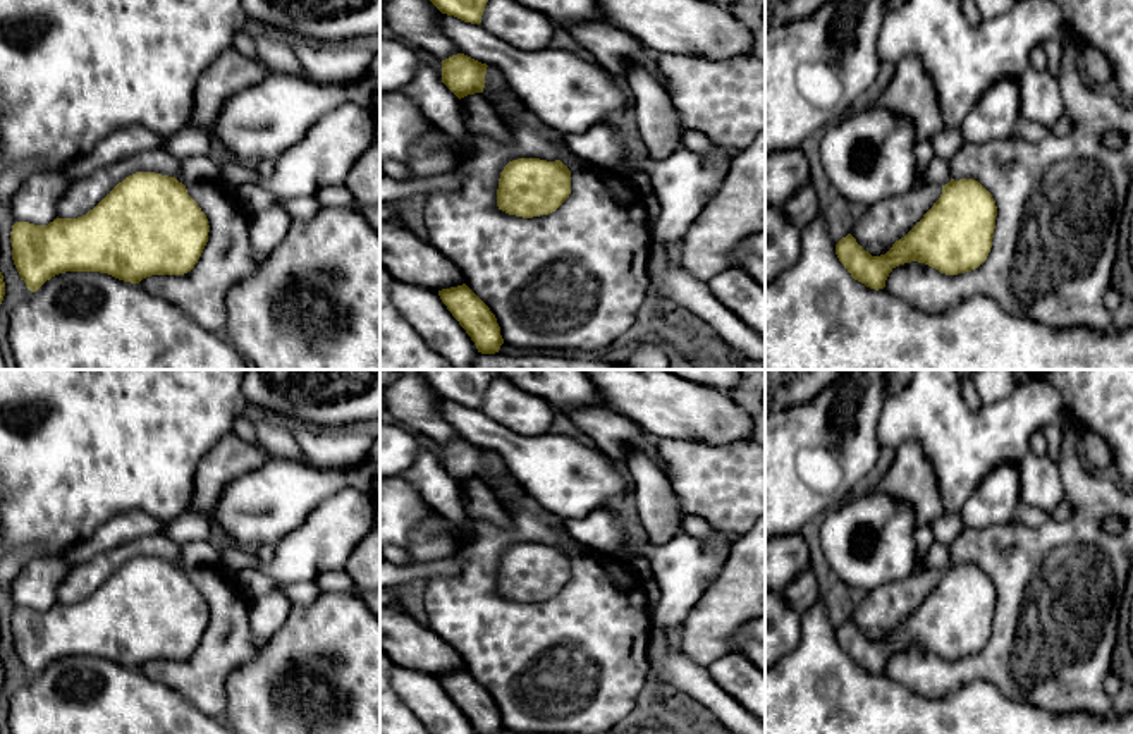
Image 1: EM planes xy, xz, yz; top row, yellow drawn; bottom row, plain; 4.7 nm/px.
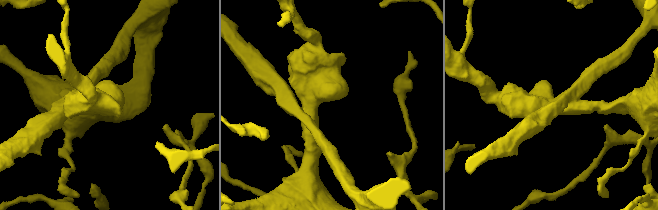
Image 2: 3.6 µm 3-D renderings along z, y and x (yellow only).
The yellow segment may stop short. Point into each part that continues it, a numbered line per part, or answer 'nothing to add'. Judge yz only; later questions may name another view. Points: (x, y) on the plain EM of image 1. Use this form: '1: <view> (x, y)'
nothing to add

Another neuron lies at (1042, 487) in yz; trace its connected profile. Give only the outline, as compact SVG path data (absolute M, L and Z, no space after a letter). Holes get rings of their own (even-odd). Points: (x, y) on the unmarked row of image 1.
M1028 452L1020 466L1021 504L1052 512L1064 500L1059 466L1049 456Z

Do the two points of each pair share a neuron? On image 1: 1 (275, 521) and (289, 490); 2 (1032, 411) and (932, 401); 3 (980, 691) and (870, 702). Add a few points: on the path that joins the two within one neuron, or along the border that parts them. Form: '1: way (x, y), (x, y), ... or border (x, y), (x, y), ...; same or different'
1: way (275, 514), (275, 504), (282, 497); same
2: way (1008, 425), (1001, 432), (963, 432), (956, 425); same
3: way (953, 712), (898, 712); same

